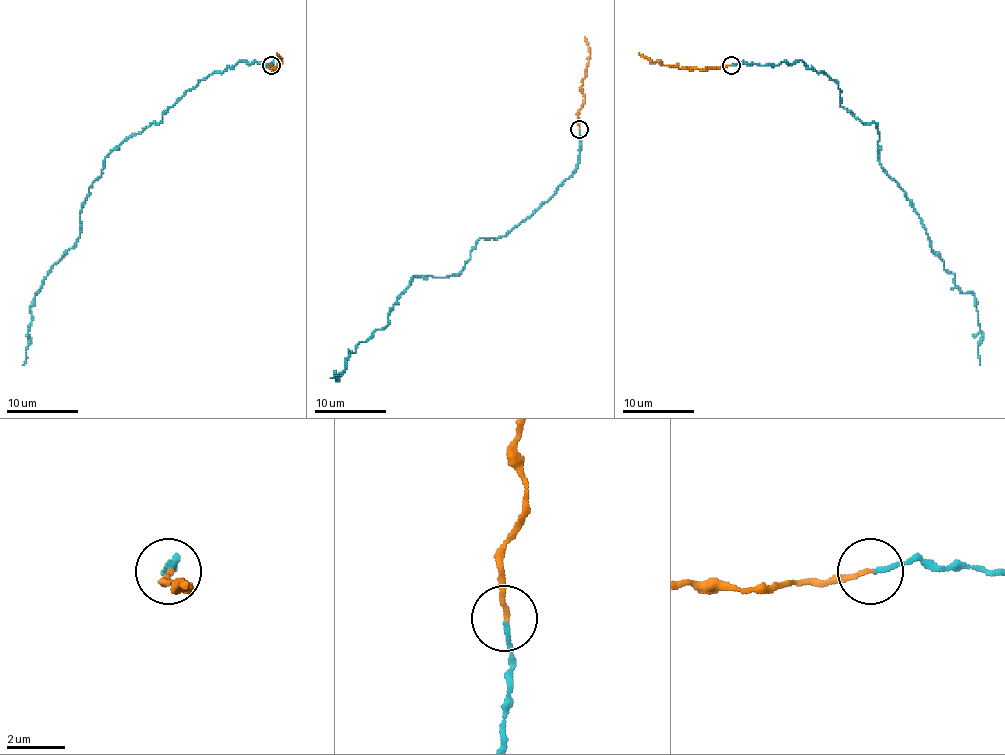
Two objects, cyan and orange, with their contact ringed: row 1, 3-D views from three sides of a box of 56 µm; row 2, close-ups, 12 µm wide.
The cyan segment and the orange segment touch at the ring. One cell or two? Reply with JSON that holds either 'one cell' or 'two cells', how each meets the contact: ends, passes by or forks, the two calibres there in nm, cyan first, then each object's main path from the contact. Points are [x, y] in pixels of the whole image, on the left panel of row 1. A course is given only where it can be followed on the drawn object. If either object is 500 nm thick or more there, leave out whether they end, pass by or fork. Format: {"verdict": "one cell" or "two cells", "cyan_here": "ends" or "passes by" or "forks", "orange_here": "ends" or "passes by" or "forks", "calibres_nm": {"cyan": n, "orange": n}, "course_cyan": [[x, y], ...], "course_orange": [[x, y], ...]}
{"verdict": "one cell", "cyan_here": "ends", "orange_here": "ends", "calibres_nm": {"cyan": 150, "orange": 140}, "course_cyan": [[271, 65], [241, 60], [212, 72], [110, 153], [81, 207], [78, 241], [29, 309], [22, 364]], "course_orange": [[271, 65], [269, 67], [277, 69], [273, 69], [282, 62], [277, 53]]}

